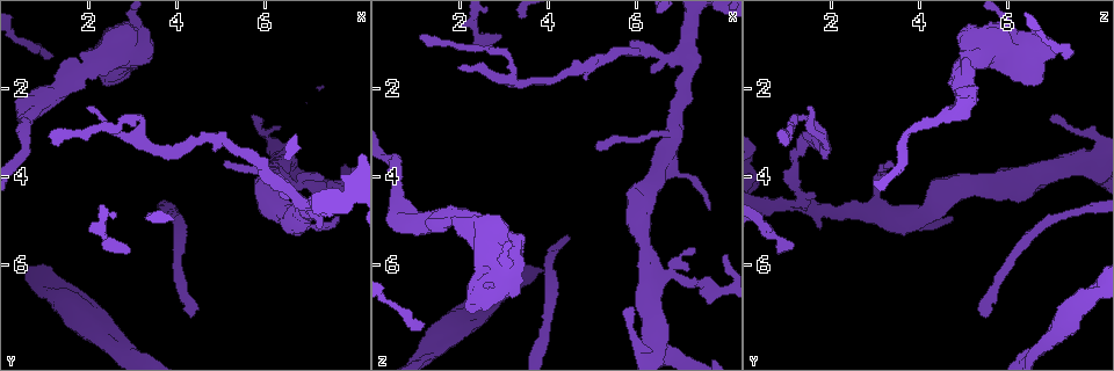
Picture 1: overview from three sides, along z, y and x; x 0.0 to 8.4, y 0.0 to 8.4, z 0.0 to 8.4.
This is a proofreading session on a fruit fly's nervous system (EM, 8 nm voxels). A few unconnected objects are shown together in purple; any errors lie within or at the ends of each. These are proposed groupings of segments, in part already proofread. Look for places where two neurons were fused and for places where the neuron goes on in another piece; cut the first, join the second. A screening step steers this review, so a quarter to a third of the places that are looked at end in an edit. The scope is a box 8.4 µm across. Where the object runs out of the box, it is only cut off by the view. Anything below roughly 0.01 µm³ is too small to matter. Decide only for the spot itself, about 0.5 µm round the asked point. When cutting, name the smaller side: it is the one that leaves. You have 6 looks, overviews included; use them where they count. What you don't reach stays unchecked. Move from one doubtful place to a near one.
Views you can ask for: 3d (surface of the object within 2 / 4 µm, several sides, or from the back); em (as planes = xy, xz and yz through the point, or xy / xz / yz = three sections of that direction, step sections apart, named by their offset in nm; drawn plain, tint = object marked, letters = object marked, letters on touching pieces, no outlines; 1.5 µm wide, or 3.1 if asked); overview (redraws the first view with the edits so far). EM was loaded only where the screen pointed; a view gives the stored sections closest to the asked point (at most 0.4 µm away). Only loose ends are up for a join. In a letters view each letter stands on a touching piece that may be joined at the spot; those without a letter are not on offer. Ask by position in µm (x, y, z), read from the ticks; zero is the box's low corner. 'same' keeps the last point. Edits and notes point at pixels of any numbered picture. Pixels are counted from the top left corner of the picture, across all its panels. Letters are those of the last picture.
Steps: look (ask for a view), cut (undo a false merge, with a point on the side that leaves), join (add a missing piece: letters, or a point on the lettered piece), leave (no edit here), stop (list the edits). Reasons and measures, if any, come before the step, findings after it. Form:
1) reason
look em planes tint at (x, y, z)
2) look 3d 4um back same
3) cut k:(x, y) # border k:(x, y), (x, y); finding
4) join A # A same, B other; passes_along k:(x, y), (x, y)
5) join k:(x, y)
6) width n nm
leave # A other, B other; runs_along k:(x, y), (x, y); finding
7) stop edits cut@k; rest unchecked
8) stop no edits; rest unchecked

look em planes letters at (2.00, 2.45, 1.60)

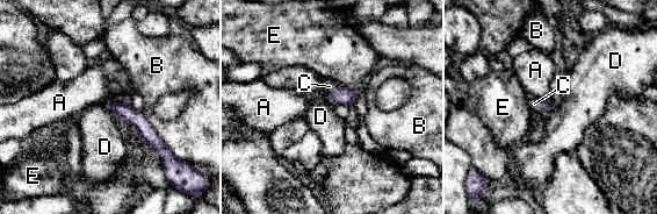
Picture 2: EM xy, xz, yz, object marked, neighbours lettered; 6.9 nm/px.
join C # A other, B other, C same, D other, E other; passes_along 2:(346, 95), (334, 91), (330, 86); the neuron continues

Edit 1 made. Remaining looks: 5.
look overview

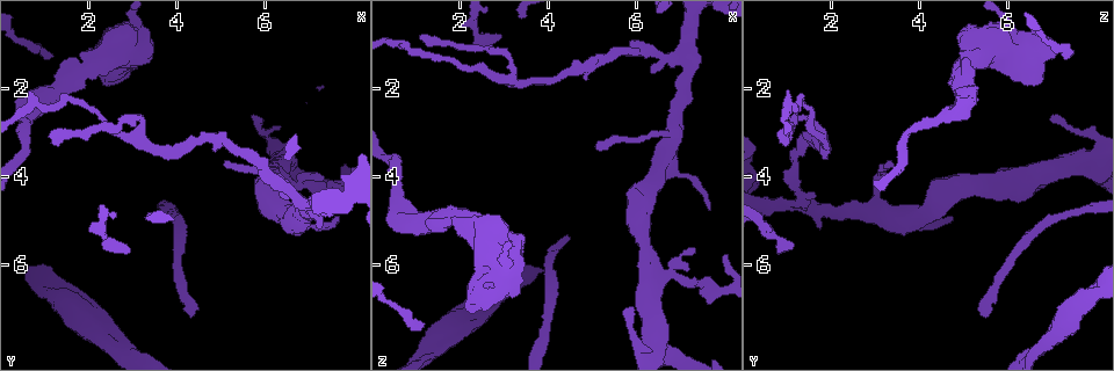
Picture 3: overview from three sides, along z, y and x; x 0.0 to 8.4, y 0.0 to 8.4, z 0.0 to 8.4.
branch stops here
look 3d 4um back at (4.35, 7.20, 5.50)

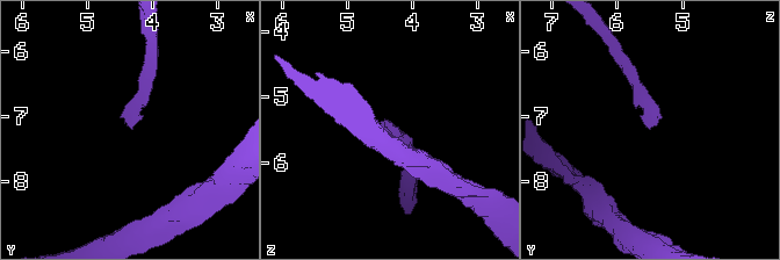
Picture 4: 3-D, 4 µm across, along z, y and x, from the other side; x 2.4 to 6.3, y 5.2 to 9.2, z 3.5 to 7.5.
look em planes letters at (4.35, 7.15, 5.50)

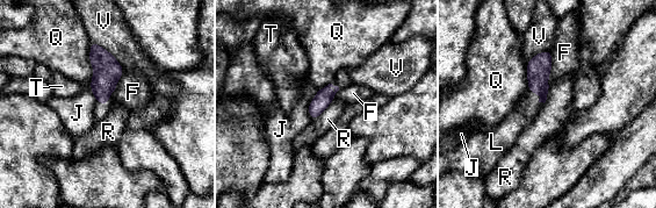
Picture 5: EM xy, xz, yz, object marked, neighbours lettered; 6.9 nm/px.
longest_contact Q 320 nm
join L # F other, J other, L same, Q other, R other, T other, V other; it goes on there

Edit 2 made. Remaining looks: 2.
calibre changes
look 3d 4um at (2.15, 1.45, 5.05)

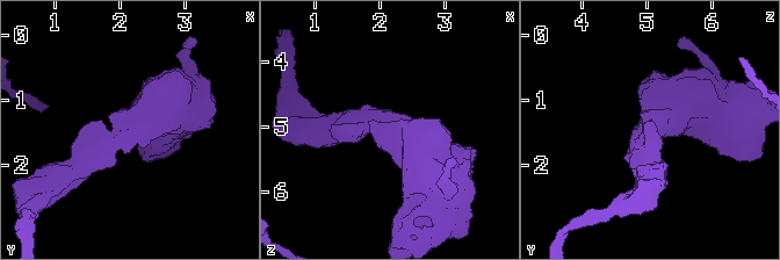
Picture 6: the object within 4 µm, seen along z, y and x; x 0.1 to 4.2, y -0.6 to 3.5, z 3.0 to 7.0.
look em planes letters at (2.15, 1.40, 5.10)

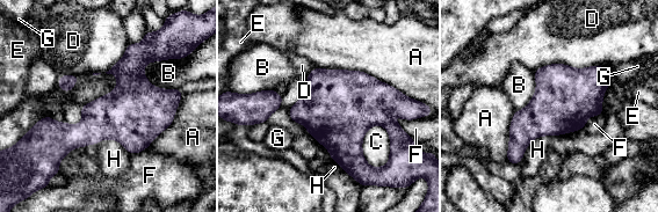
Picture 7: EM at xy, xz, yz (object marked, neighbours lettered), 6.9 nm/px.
longest_contact A 650 nm
leave # A other, B other, C other, D other, E other, F other, G other, H other; border 7:(584, 128), (537, 136), (516, 163); one neuron here

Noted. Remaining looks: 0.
stop edits join@2, join@5; rest unchecked

